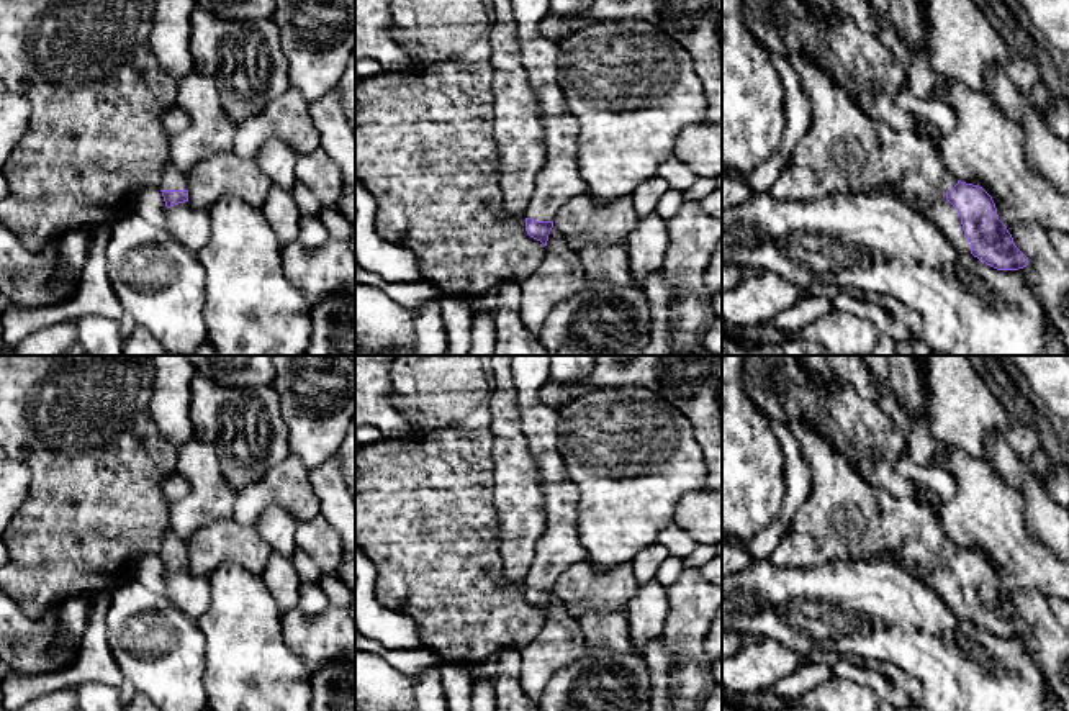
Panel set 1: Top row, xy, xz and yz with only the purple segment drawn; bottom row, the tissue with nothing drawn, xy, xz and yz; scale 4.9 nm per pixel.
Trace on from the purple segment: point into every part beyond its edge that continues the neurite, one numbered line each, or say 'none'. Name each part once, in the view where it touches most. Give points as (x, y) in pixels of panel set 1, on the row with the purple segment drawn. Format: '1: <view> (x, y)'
1: yz (843, 151)

